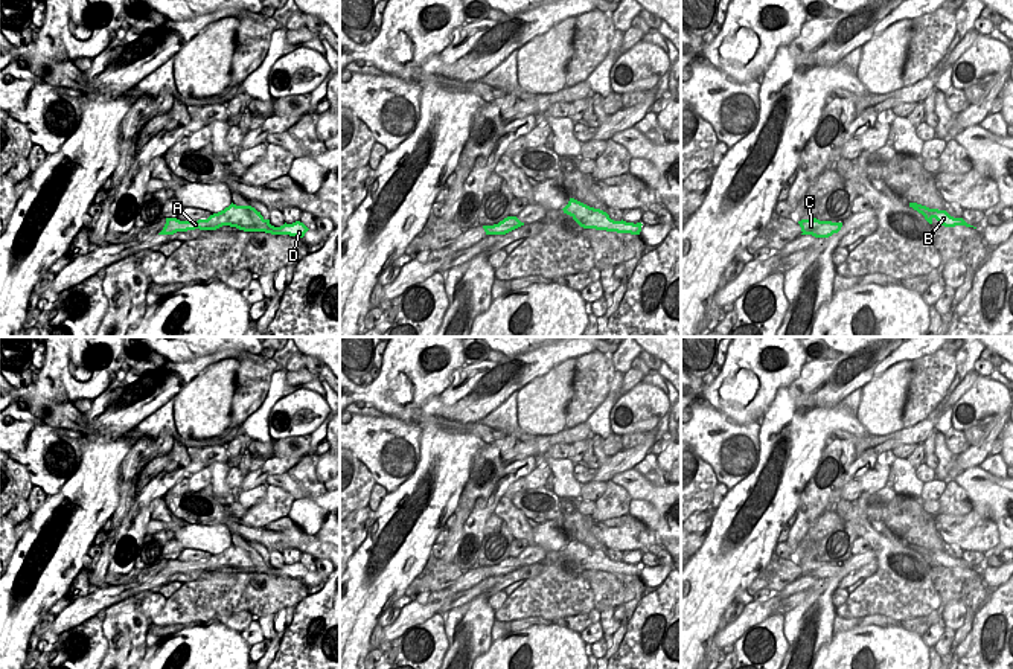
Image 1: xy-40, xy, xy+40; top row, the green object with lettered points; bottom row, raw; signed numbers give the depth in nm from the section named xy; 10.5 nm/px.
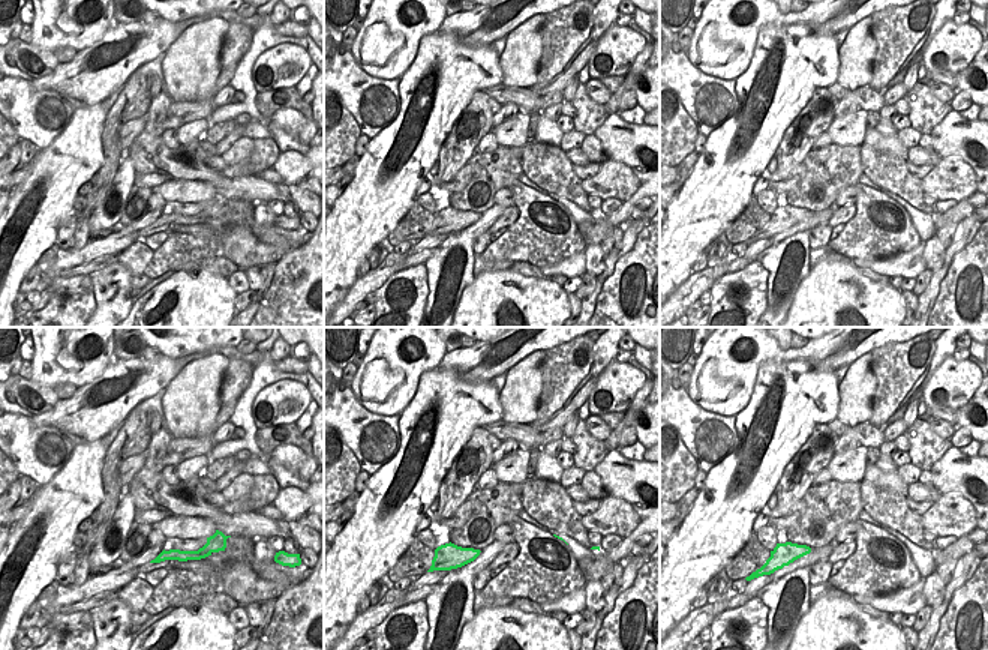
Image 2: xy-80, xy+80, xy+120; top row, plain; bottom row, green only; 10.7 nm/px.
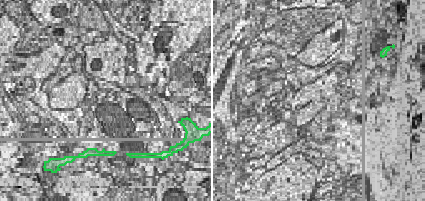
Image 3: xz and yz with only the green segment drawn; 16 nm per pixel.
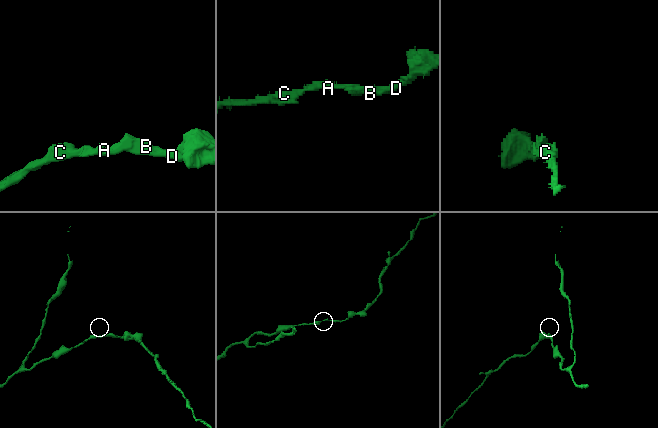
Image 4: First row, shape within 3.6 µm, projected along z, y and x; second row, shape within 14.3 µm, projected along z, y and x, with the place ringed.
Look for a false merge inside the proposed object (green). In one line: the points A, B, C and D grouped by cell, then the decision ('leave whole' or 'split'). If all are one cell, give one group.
groups A B C D; leave whole

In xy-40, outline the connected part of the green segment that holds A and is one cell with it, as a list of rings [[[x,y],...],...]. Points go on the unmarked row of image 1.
[[[230,546],[224,552],[210,556],[207,561],[198,562],[180,562],[177,559],[166,559],[166,565],[158,576],[174,576],[177,573],[187,571],[216,571],[222,567],[236,568],[244,573],[265,573],[271,576],[289,576],[296,579],[303,579],[309,571],[303,564],[296,562],[292,565],[283,565],[274,568],[270,561],[265,561],[260,553],[251,547],[236,547]]]

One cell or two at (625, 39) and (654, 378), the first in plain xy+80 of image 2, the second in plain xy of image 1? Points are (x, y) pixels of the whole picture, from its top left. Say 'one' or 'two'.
two

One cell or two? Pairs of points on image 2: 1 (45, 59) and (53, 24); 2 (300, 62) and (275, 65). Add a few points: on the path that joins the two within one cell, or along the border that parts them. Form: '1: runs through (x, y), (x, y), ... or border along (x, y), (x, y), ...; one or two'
1: border along (30, 44), (53, 53); two
2: runs through (294, 62), (287, 60), (281, 65); one

